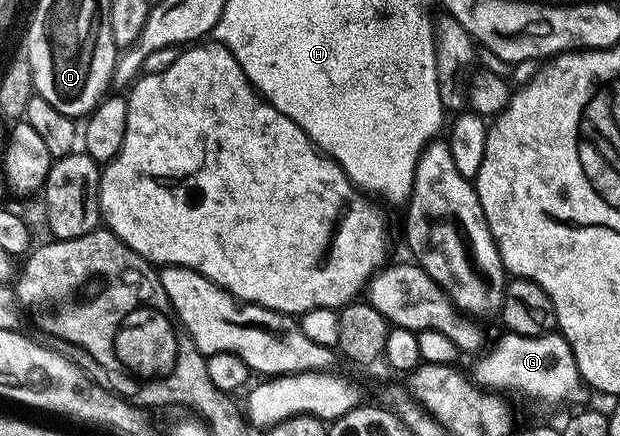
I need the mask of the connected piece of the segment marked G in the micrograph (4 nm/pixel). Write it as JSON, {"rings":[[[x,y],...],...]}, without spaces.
{"rings":[[[508,332],[490,348],[475,357],[476,365],[470,371],[471,379],[489,393],[513,392],[536,404],[572,404],[586,392],[574,354],[564,336],[519,336]]]}

